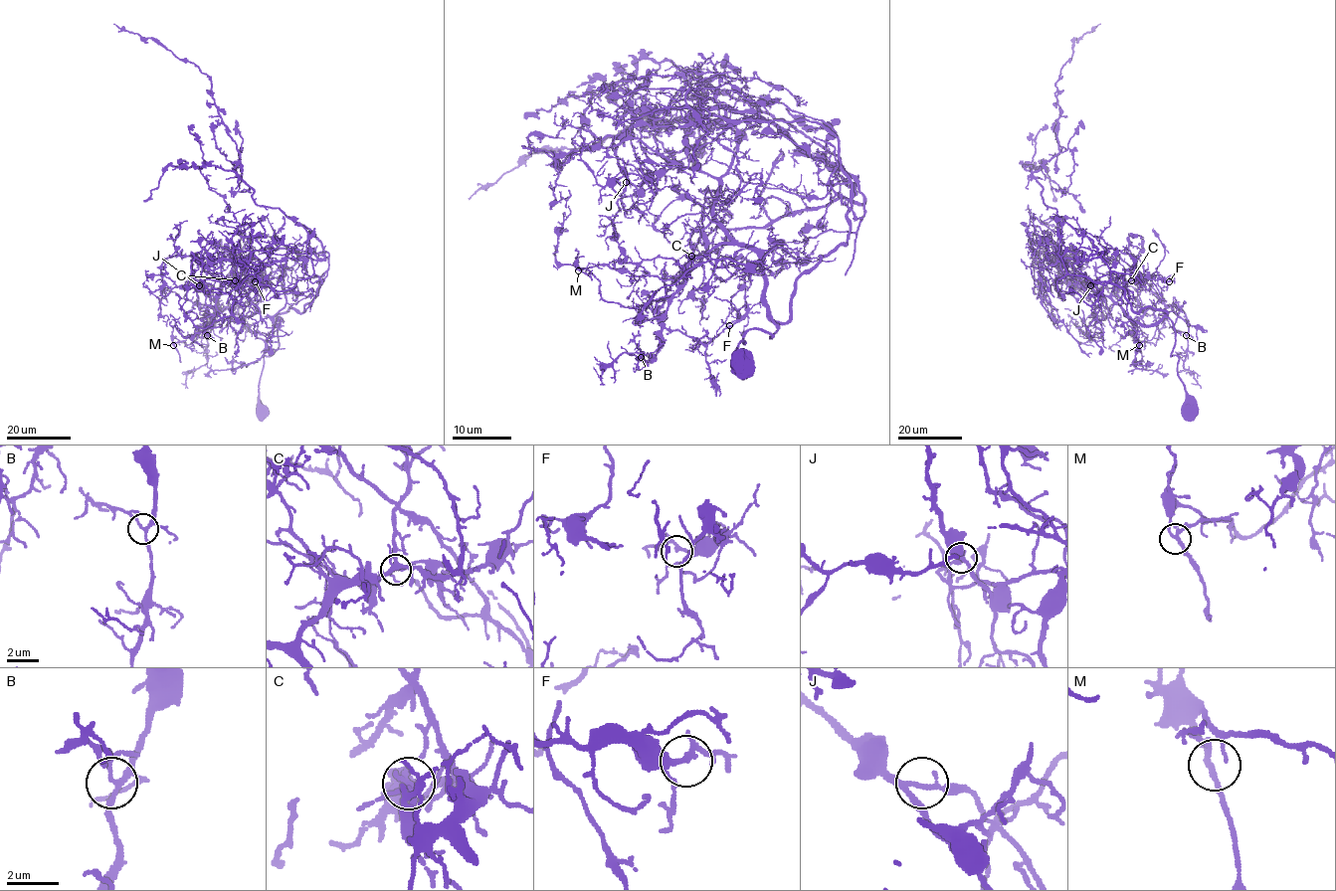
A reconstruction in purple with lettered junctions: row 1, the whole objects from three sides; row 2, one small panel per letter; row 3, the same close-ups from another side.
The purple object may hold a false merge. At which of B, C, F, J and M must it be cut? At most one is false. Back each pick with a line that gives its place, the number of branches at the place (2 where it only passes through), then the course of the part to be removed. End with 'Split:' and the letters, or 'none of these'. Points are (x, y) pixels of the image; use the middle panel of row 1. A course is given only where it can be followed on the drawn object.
C: place (691, 256); branches 3; course (690, 256), (707, 192), (766, 227), (858, 180), (693, 74), (698, 122), (469, 200)
Split: C

